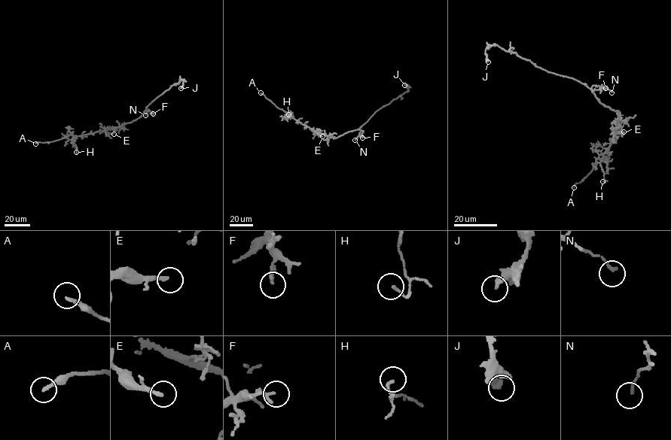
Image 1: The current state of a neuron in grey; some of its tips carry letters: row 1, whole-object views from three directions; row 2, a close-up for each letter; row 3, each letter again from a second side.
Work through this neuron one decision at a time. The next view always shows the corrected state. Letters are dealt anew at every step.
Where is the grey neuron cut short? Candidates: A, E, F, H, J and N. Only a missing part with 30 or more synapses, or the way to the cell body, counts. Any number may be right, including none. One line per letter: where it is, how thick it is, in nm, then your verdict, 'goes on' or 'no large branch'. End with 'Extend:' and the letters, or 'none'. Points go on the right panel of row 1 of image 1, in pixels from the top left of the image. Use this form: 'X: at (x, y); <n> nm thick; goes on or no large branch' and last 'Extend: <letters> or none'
A: at (574, 187); 190 nm thick; goes on
E: at (623, 132); 240 nm thick; goes on
F: at (605, 88); 180 nm thick; no large branch
H: at (602, 181); 140 nm thick; no large branch
J: at (488, 62); 320 nm thick; no large branch
N: at (611, 92); 160 nm thick; no large branch
Extend: A, E

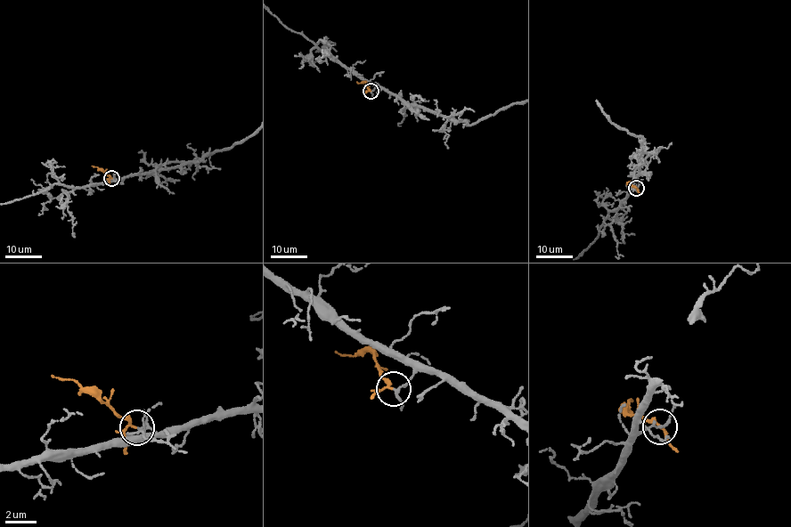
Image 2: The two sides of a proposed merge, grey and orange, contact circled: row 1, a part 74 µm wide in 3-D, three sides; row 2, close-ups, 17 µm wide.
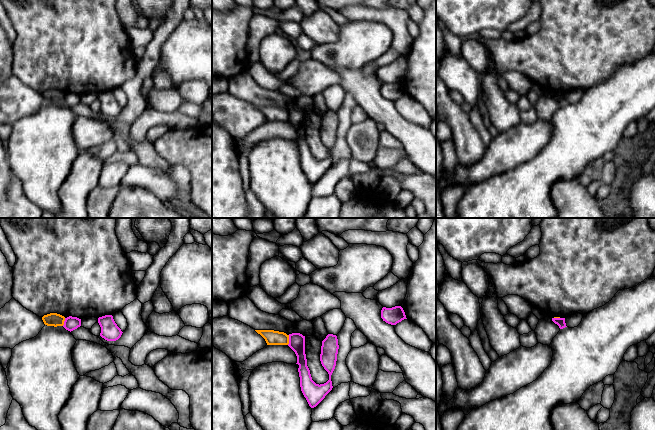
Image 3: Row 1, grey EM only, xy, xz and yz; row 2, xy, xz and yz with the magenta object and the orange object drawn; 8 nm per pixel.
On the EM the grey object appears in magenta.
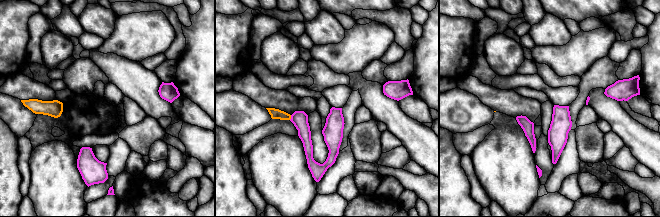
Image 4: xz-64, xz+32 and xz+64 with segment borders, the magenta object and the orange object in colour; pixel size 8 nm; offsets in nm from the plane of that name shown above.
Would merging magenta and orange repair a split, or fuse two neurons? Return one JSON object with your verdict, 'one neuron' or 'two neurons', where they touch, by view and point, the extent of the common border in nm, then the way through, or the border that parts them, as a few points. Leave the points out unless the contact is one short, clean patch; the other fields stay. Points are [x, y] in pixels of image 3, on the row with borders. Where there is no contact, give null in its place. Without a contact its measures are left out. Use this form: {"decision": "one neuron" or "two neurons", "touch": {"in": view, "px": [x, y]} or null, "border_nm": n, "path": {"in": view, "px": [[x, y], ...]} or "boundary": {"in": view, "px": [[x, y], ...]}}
{"decision": "two neurons", "touch": {"in": "xz", "px": [289, 340]}, "border_nm": 80, "boundary": {"in": "xz", "px": [[289, 335], [289, 342], [287, 344]]}}

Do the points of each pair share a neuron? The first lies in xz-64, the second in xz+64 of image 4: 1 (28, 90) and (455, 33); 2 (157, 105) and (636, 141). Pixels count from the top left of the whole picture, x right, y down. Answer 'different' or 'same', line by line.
1: different
2: same

